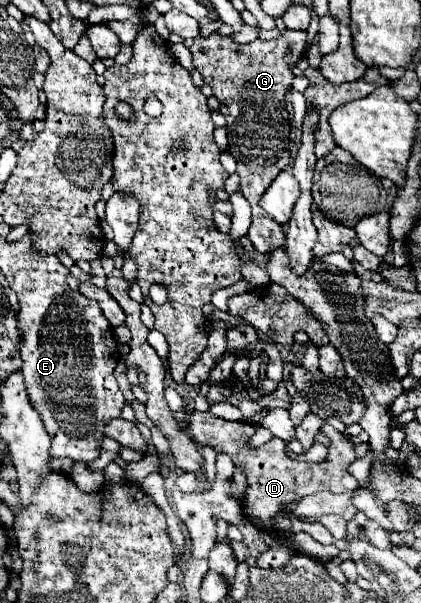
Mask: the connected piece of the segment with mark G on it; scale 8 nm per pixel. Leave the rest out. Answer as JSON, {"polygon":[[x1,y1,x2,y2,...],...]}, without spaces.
{"polygon":[[284,29,282,35,272,41,256,39,248,45,240,45,232,37,218,33,208,37,198,35,184,41,192,53,194,67,212,87,214,97,220,101,220,111,226,117,228,149,238,163,240,191,252,207,252,227,248,231,248,239,260,253,270,253,272,249,286,243,282,227,272,221,264,209,260,209,260,197,266,193,268,185,278,177,278,173,286,171,290,165,292,129,286,109,286,95,296,77,292,67,300,59,300,55,292,51,306,51,306,43,308,31,302,29]]}

